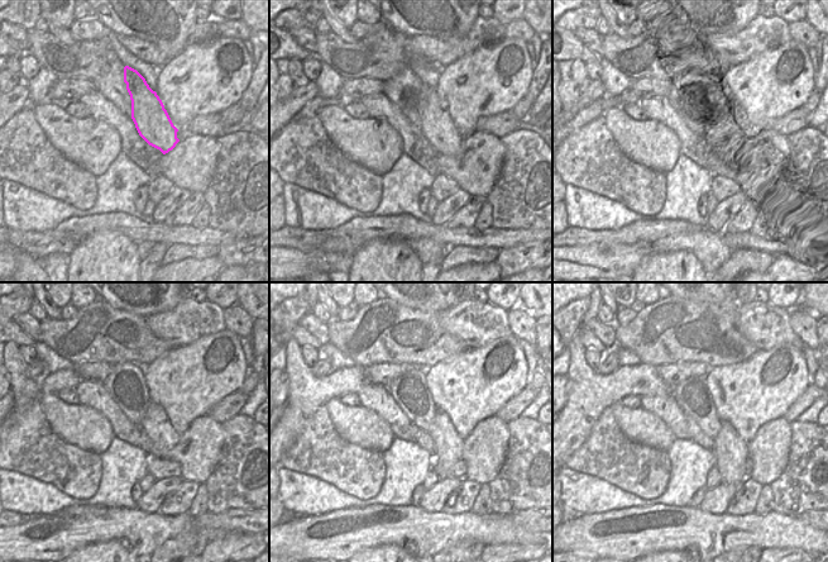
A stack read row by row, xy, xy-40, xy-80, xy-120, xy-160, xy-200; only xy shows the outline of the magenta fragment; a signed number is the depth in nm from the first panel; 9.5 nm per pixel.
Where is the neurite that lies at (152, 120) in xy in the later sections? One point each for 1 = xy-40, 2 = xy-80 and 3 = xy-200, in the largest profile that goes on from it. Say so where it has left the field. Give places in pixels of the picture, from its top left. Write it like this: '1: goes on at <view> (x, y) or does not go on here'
1: goes on at xy-40 (438, 128)
2: goes on at xy-80 (722, 134)
3: goes on at xy-200 (731, 451)

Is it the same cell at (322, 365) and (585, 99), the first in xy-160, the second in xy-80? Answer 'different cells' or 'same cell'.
same cell

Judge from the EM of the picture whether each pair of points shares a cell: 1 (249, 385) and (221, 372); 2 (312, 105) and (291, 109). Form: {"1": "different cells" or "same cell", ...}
{"1": "different cells", "2": "different cells"}

